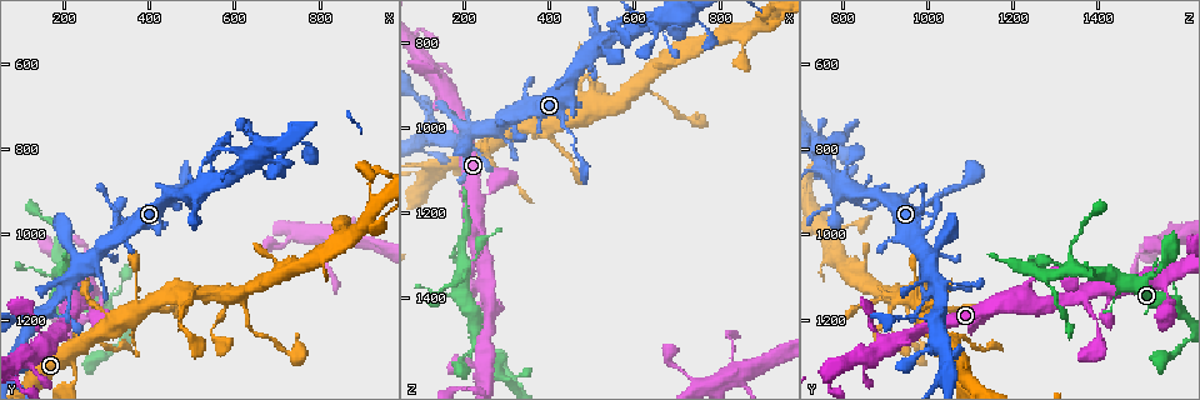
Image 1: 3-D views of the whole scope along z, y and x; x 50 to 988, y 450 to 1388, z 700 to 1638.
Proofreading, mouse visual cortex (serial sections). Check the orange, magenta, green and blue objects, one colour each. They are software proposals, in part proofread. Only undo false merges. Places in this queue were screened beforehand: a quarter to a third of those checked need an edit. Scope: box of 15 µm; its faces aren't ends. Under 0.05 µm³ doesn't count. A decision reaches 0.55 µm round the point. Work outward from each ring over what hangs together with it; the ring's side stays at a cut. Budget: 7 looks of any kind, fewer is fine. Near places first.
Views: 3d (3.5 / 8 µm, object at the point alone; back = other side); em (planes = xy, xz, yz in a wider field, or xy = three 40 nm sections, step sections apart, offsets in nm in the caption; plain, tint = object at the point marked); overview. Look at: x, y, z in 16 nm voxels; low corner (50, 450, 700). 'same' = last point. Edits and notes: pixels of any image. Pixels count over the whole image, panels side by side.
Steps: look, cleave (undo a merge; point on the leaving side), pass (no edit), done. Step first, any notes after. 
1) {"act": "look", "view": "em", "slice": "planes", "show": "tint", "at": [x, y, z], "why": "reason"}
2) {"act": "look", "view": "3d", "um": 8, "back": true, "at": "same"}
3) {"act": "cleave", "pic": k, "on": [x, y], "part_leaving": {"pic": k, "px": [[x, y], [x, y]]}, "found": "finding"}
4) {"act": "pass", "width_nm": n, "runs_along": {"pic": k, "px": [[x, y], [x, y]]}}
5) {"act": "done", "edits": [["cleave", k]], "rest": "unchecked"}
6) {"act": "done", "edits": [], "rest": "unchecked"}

{"act": "look", "view": "3d", "um": 3.5, "at": [260, 1245, 1075], "why": "calibre changes"}

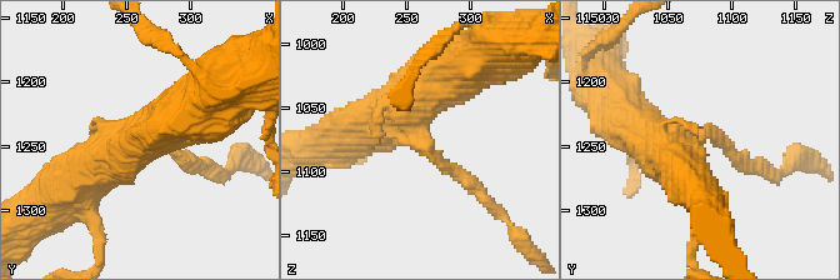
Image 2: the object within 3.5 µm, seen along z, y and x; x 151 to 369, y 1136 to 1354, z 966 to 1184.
{"act": "look", "view": "em", "slice": "xy", "step": 2, "show": "tint", "at": [256, 1246, 1072], "arms": 3, "arm_widths_nm": [150, 600, 600]}

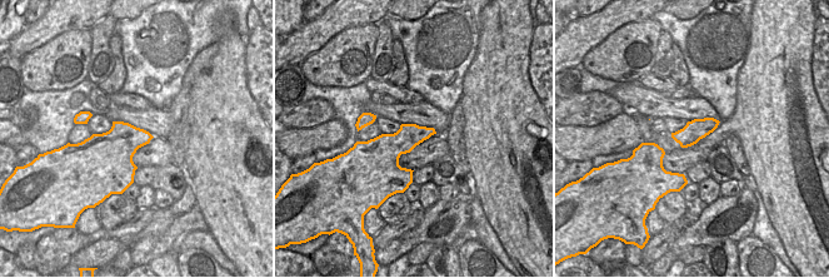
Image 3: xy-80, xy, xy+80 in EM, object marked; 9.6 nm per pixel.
{"act": "pass", "width_nm": 260, "runs_along": {"pic": 2, "px": [[356, 129], [395, 113], [471, 186]]}, "found": "all the same cell"}

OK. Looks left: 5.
{"act": "look", "view": "3d", "um": 3.5, "back": true, "at": [195, 1105, 1280], "why": "a fork"}

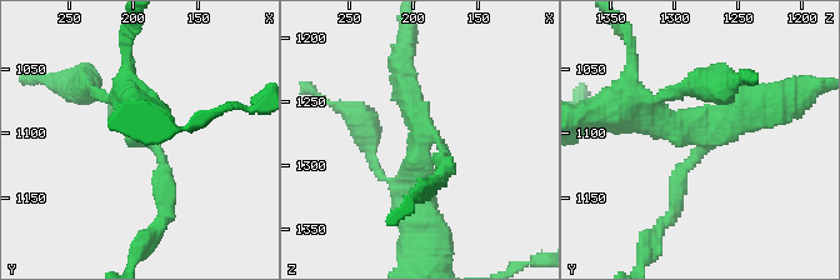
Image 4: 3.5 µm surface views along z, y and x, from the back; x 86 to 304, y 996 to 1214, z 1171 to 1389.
{"act": "look", "view": "em", "slice": "planes", "show": "tint", "at": [198, 1100, 1284], "arms": 3, "arm_widths_nm": [200, 350, 450]}

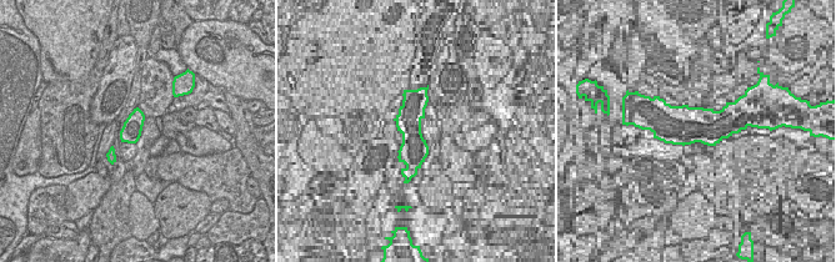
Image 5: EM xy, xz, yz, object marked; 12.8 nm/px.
{"act": "cleave", "pic": 4, "on": [168, 183], "part_leaving": {"pic": 4, "px": [[158, 151], [165, 216], [139, 251]]}, "found": "a second cell is stuck on"}

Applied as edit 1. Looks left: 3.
{"act": "look", "view": "3d", "um": 3.5, "at": [500, 930, 790], "why": "a narrow waist"}

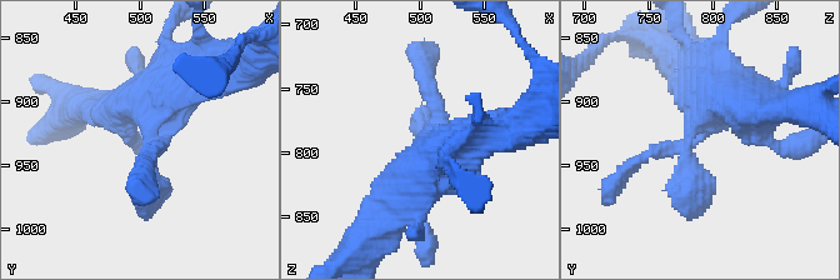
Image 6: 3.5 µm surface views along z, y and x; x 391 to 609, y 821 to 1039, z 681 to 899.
{"act": "look", "view": "em", "slice": "planes", "show": "plain", "at": [502, 928, 784], "why": "shape alone is not enough"}

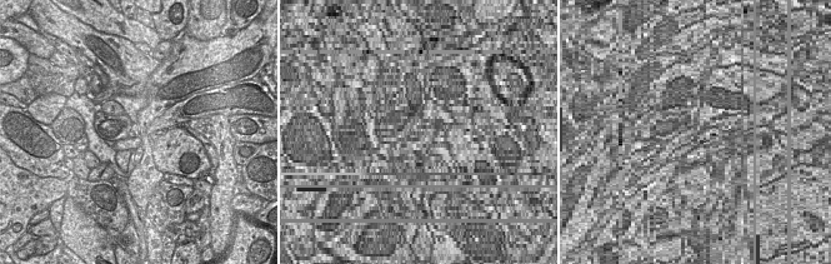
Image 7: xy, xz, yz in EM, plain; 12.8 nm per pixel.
{"act": "look", "view": "em", "slice": "planes", "show": "tint", "at": "same", "why": "where the object lies"}

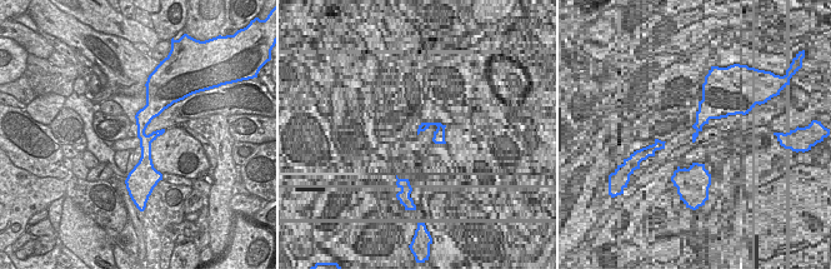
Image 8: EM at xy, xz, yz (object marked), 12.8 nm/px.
{"act": "pass", "width_nm": 220, "runs_along": {"pic": 8, "px": [[150, 93], [141, 170]]}, "found": "one cell here"}

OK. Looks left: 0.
{"act": "done", "edits": [["cleave", 4]], "rest": "unchecked"}

